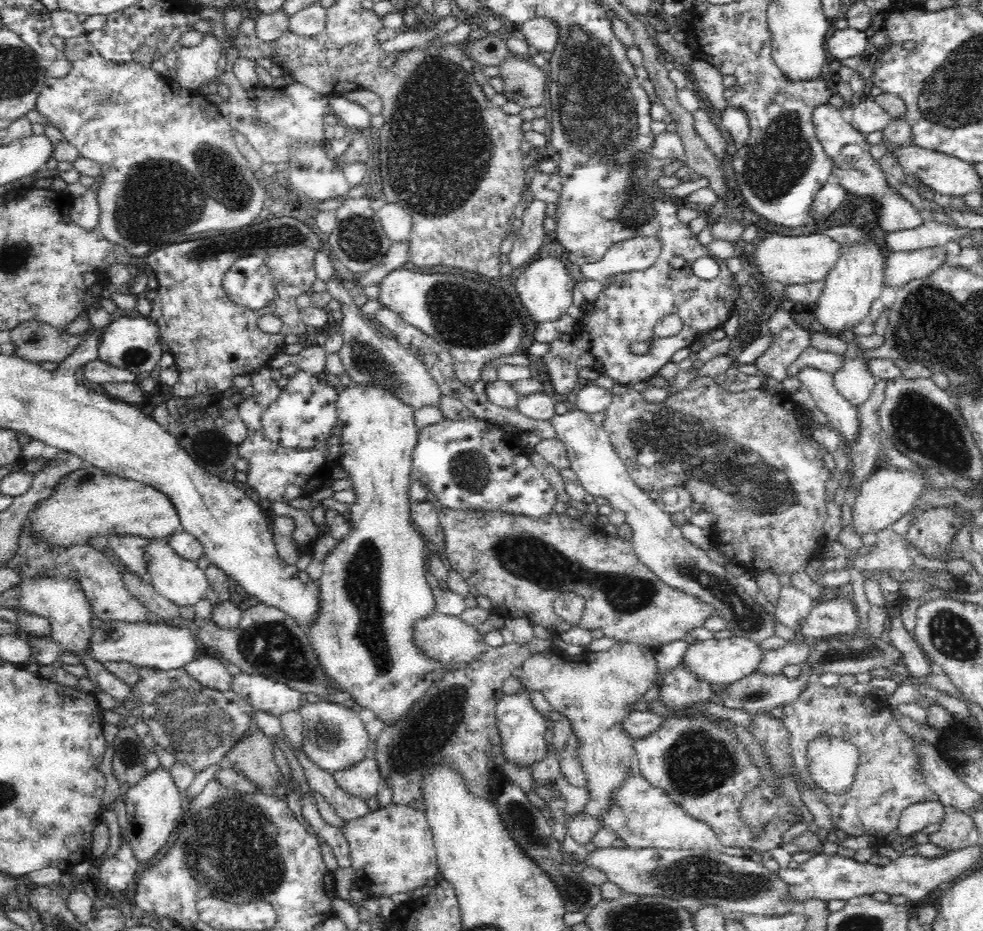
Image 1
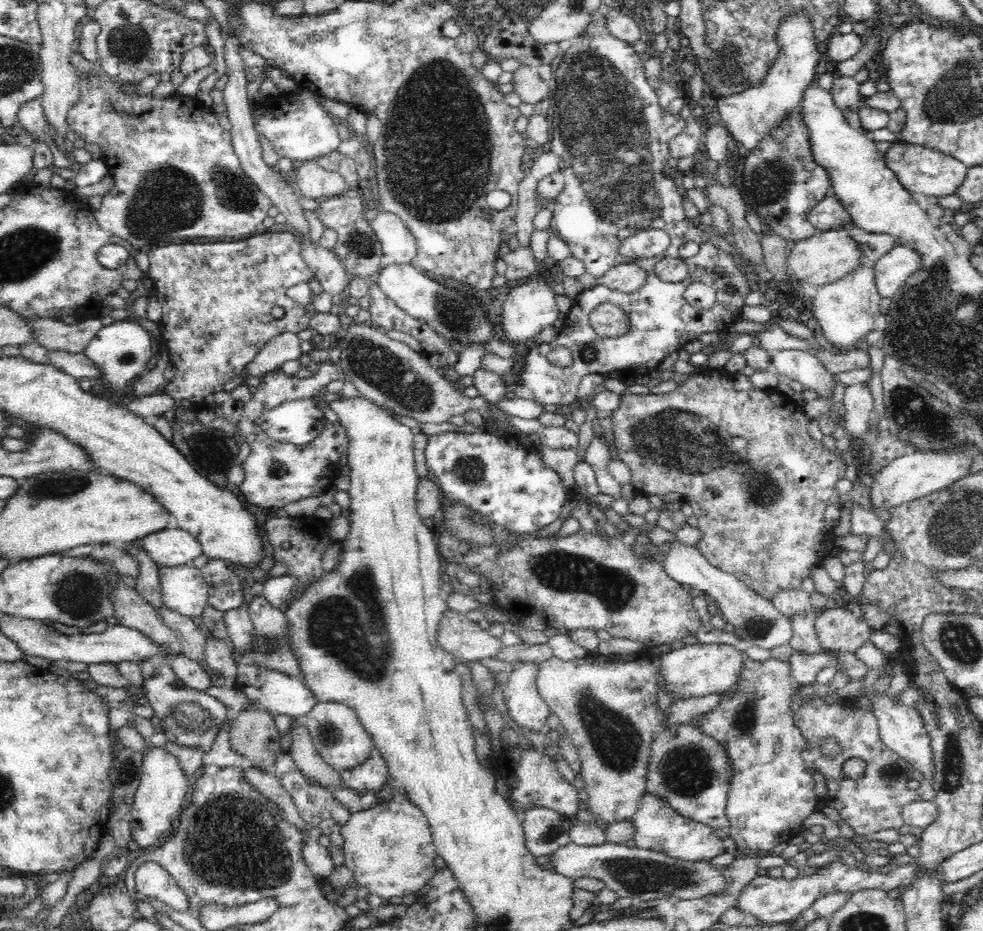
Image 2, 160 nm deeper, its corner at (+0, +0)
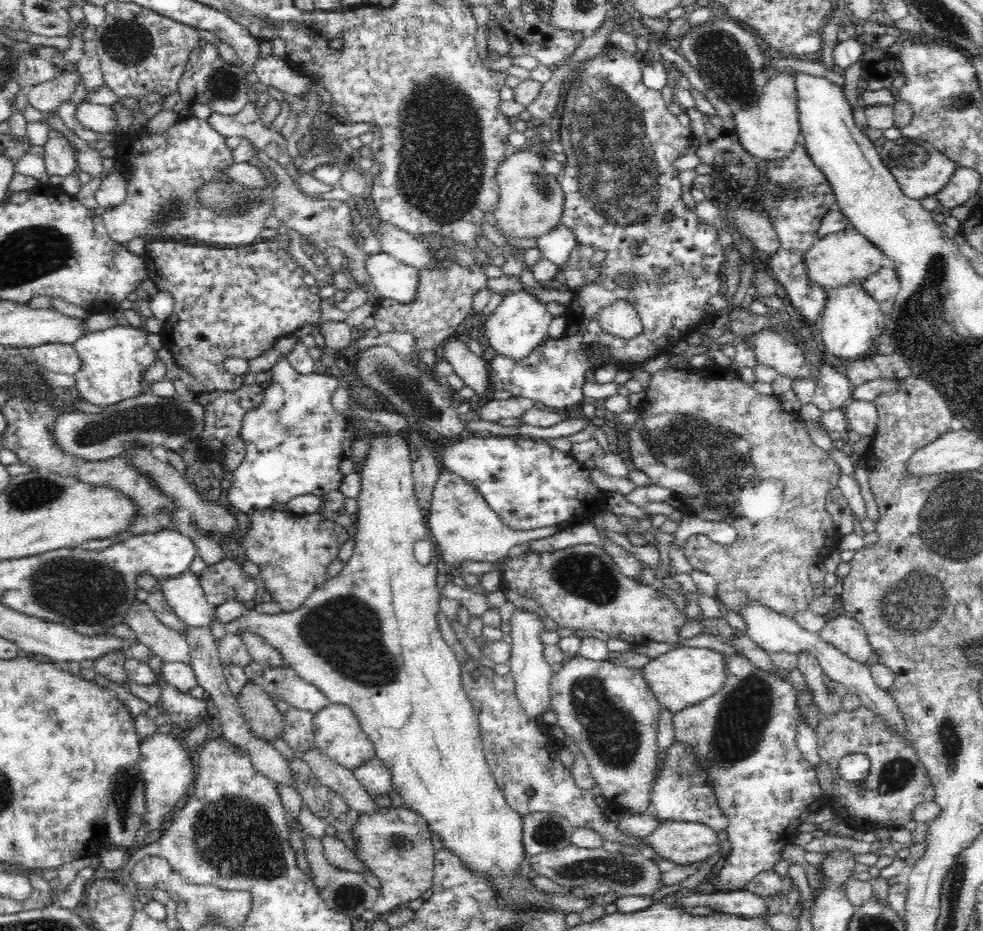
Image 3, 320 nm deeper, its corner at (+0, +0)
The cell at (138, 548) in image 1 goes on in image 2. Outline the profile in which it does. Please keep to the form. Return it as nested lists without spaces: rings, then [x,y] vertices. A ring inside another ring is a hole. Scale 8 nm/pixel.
[[[136,542],[132,545],[127,544],[125,547],[129,550],[128,554],[134,558],[140,566],[139,576],[136,580],[136,591],[148,602],[154,609],[160,609],[165,606],[161,595],[161,583],[159,576],[159,568],[150,559],[148,551],[144,551],[142,547],[138,547]]]

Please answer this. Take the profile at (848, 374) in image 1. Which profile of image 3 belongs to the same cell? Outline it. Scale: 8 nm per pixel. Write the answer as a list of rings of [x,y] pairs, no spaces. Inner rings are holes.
[[[848,400],[842,408],[847,420],[847,431],[854,430],[861,437],[873,437],[877,430],[877,406],[872,401]]]

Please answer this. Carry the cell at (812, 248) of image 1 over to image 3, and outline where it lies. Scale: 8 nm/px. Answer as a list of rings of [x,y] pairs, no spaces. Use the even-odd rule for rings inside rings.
[[[851,228],[816,239],[804,252],[804,268],[808,277],[827,289],[861,283],[884,266],[893,266],[893,260],[860,232]]]

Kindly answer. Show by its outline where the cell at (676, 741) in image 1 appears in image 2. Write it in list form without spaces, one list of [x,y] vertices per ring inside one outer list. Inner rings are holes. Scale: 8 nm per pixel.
[[[692,724],[678,725],[658,730],[652,738],[652,750],[648,758],[647,792],[667,802],[678,814],[686,818],[701,822],[712,829],[721,839],[730,837],[730,821],[725,813],[727,792],[731,785],[731,778],[735,770],[731,770],[731,759],[727,750],[719,739],[704,734],[702,730]]]

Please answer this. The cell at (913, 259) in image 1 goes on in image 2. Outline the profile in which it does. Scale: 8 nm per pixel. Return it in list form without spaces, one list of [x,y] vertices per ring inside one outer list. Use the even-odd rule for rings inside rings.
[[[896,245],[874,263],[875,285],[882,298],[892,298],[904,281],[921,265],[919,254],[906,246]]]

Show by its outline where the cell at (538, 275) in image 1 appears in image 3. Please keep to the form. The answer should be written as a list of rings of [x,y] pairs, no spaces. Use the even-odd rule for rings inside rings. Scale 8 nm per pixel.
[[[518,290],[503,296],[501,303],[486,318],[485,335],[489,340],[490,355],[508,357],[514,361],[527,358],[538,346],[548,339],[552,314],[534,295]]]

